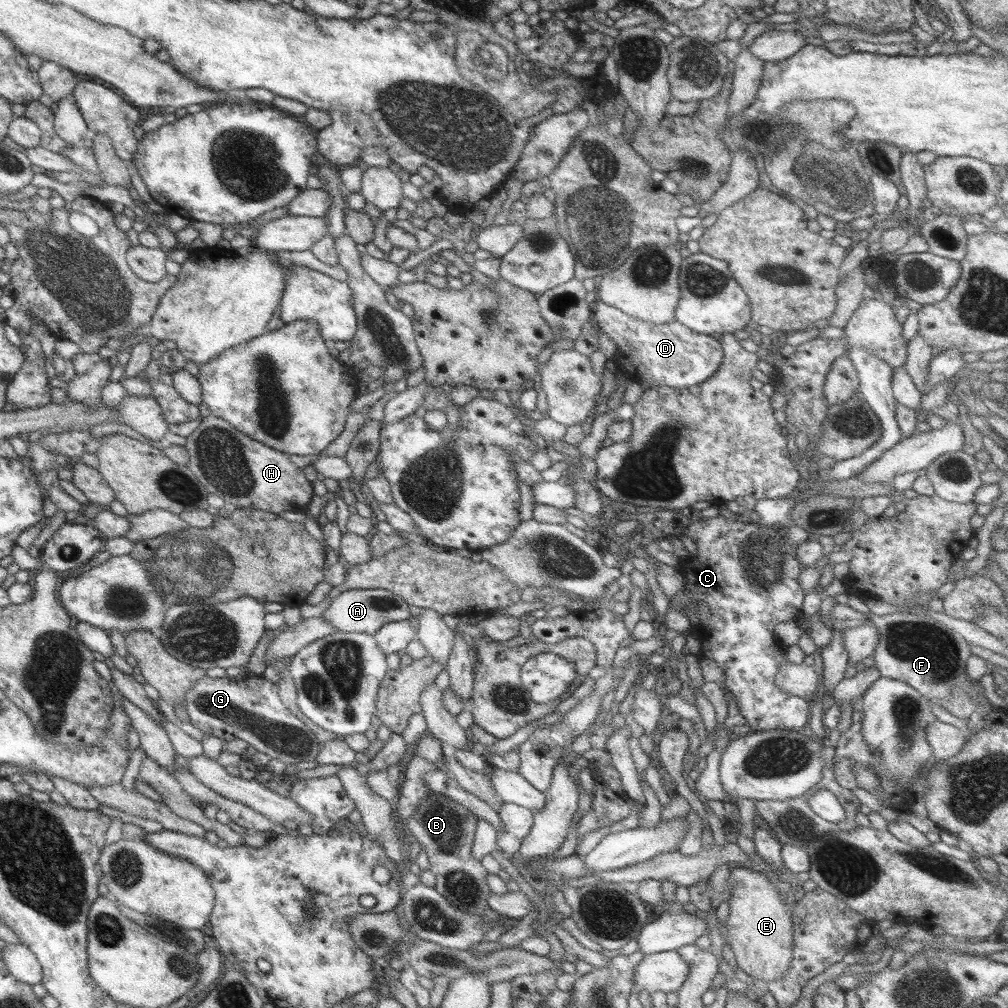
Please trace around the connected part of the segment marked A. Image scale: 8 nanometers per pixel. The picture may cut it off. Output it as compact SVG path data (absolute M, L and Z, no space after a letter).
M380 588L342 592L332 599L330 607L322 614L322 618L336 632L363 633L369 636L377 634L386 624L409 620L411 617L410 606L402 598Z

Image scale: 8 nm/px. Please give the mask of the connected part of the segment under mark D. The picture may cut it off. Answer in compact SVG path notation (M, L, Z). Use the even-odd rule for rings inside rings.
M596 300L592 305L592 322L600 334L606 334L616 344L615 364L628 378L651 386L690 388L712 377L722 365L724 351L721 342L712 335L703 335L672 320L664 324L649 323L629 317Z

